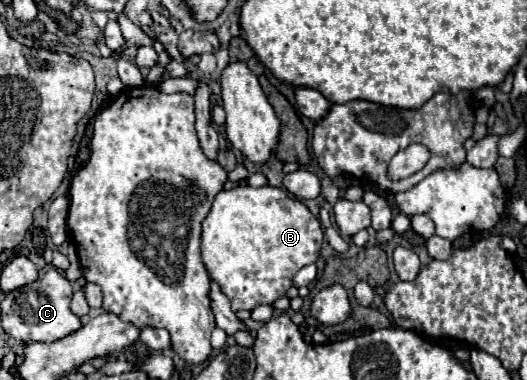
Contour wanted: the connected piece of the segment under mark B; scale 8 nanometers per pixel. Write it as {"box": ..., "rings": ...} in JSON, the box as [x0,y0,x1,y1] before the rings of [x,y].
{"box":[202,185,324,311],"rings":[[[242,185],[242,187],[234,187],[230,191],[220,191],[216,195],[216,201],[208,213],[208,217],[202,221],[202,263],[208,271],[208,275],[220,285],[222,293],[232,301],[232,311],[240,311],[240,309],[248,309],[252,311],[254,307],[262,305],[262,303],[274,303],[278,297],[284,297],[286,291],[292,287],[292,277],[306,265],[310,263],[316,263],[318,255],[320,255],[320,245],[322,245],[322,239],[324,239],[324,233],[322,233],[322,227],[318,223],[318,219],[308,211],[308,207],[298,201],[296,197],[292,197],[290,193],[278,189],[278,187],[270,187],[270,185],[264,185],[264,187],[250,187],[250,185]]]}

